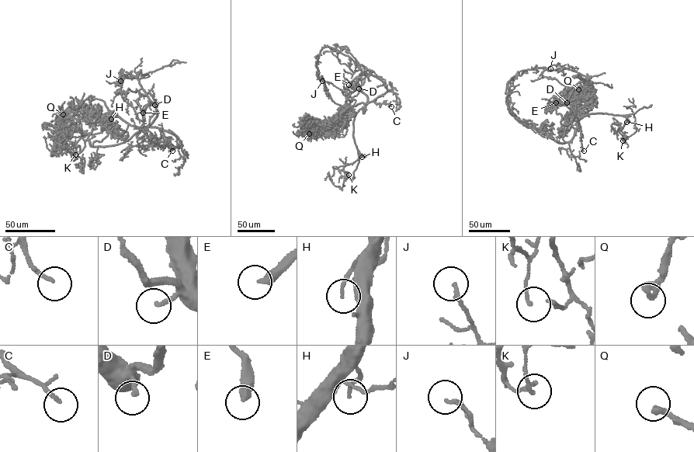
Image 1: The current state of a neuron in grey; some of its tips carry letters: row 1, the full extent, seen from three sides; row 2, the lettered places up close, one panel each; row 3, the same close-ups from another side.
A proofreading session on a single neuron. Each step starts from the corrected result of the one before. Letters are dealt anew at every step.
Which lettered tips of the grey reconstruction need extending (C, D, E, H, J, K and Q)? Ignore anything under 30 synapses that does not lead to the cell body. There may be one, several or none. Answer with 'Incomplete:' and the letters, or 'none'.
Incomplete: C, D, E

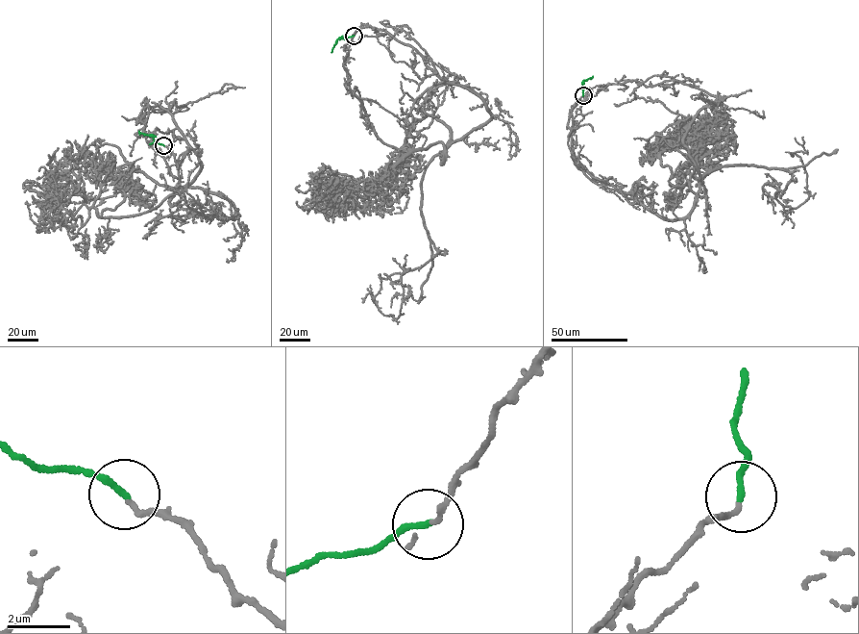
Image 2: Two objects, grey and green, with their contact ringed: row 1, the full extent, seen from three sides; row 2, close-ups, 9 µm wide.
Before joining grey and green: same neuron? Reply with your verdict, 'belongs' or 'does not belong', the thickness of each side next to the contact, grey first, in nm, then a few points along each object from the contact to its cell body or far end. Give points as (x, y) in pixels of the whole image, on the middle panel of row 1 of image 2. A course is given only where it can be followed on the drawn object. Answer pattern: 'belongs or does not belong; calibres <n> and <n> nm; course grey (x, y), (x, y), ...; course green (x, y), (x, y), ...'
does not belong; calibres 170 and 200 nm; course grey (354, 35), (409, 44), (491, 117), (427, 166), (440, 252), (402, 275), (398, 317), (367, 288); course green (354, 36), (338, 38), (331, 52)

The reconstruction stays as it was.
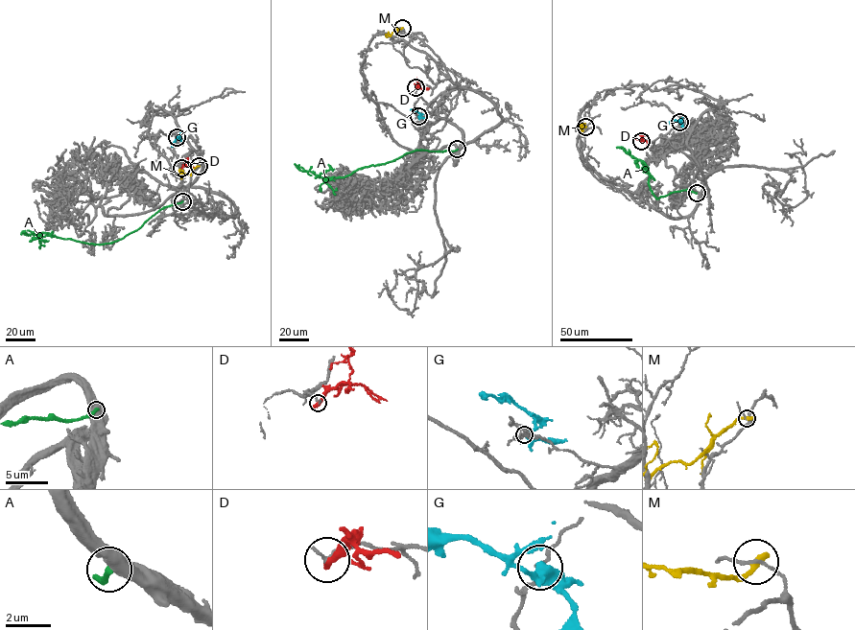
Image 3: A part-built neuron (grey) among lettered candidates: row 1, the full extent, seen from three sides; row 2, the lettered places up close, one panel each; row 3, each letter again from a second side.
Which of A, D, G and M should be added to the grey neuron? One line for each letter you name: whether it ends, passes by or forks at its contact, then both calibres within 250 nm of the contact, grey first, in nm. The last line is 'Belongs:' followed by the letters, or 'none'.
Belongs: none

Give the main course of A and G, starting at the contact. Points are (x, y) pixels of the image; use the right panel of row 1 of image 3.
A: (697, 193), (683, 190), (656, 198), (650, 190), (650, 174), (645, 164), (622, 147), (616, 148)
G: (679, 122), (675, 119), (667, 125)

